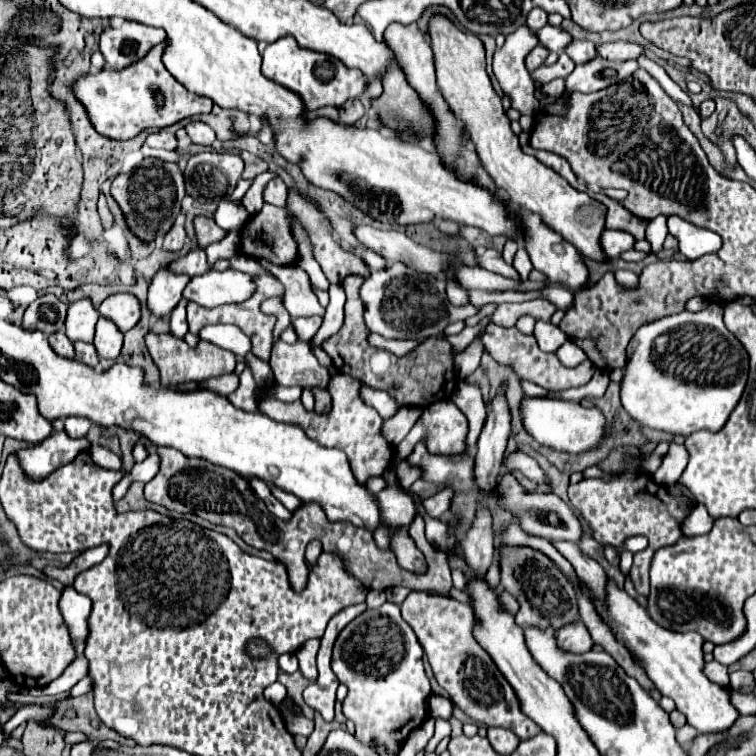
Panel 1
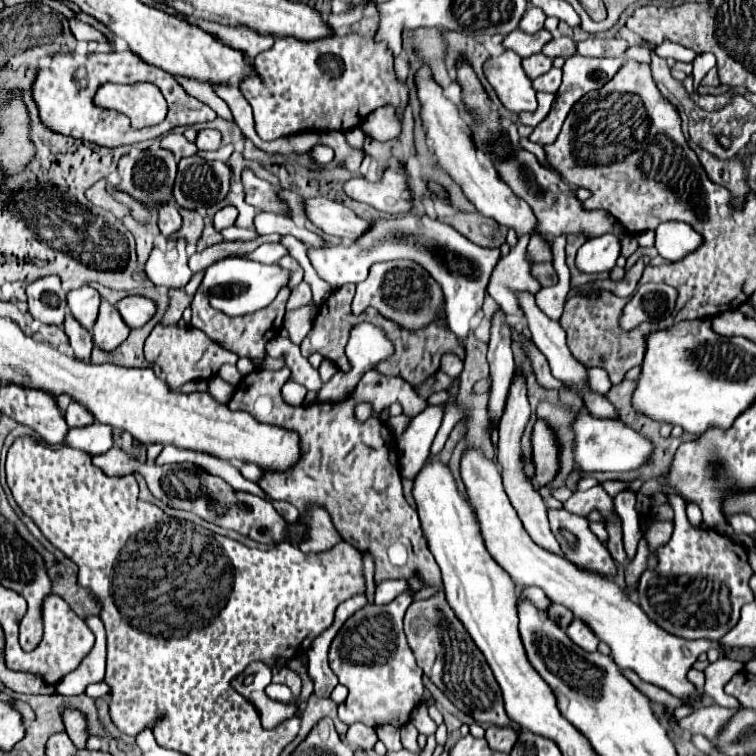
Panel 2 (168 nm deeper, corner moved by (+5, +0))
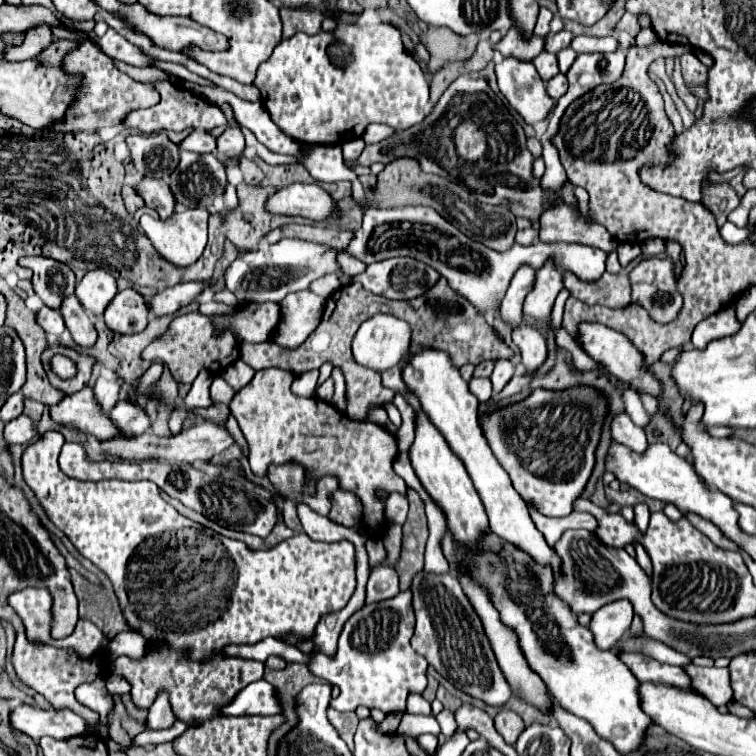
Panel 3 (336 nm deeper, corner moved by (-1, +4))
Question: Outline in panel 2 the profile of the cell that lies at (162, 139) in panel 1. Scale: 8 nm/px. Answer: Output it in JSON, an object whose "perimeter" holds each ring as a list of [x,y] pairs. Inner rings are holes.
{"perimeter":[[[166,134],[162,136],[162,148],[170,150],[176,158],[184,158],[184,156],[194,156],[198,152],[194,142],[188,142],[182,134]]]}

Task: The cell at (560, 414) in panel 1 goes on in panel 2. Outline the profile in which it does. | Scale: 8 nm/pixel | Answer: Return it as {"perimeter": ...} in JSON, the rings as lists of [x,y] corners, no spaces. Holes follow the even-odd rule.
{"perimeter":[[[578,412],[572,420],[574,432],[574,460],[578,468],[584,470],[604,470],[604,472],[628,472],[636,470],[648,460],[652,444],[614,418],[594,418],[590,412]]]}

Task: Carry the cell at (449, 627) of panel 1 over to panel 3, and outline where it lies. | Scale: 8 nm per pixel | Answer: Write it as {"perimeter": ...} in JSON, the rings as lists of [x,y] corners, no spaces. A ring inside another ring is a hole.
{"perimeter":[[[420,570],[412,582],[412,608],[416,614],[416,630],[412,636],[412,648],[436,668],[440,676],[452,682],[472,698],[480,698],[490,706],[504,706],[512,696],[492,646],[484,634],[482,622],[462,592],[462,586],[452,574],[426,574]]]}

